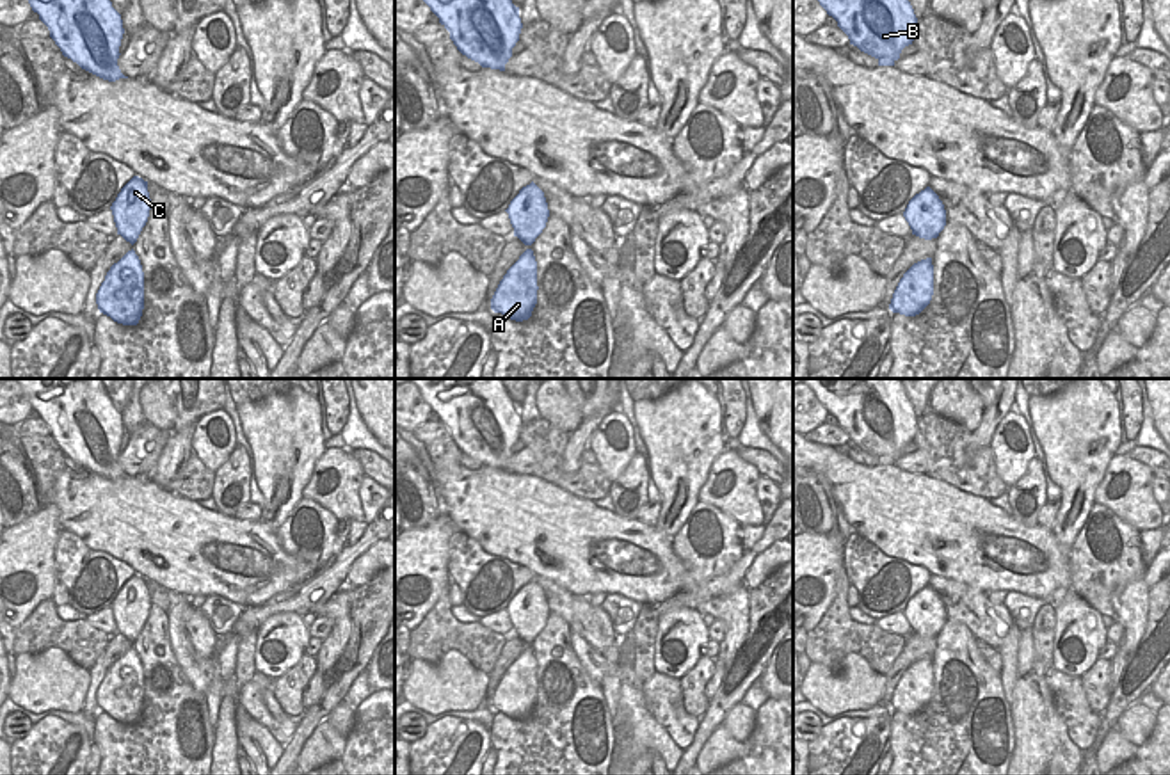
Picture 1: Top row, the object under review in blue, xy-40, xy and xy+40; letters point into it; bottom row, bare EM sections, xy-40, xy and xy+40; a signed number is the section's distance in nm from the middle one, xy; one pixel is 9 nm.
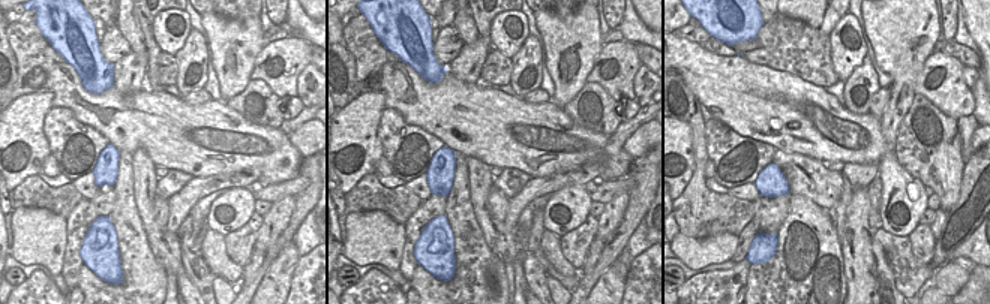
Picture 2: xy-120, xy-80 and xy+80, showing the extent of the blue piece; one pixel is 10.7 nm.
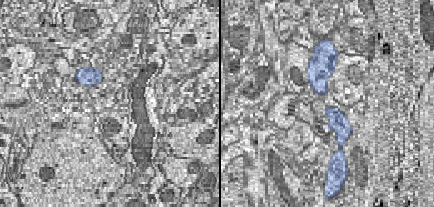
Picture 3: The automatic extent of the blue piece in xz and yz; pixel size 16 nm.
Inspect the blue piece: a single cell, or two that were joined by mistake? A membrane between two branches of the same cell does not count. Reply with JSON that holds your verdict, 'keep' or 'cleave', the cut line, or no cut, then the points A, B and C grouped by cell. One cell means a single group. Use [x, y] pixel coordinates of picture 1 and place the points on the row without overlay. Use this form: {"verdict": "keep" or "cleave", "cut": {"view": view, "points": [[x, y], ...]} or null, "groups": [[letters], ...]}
{"verdict": "keep", "cut": null, "groups": [["A", "B", "C"]]}

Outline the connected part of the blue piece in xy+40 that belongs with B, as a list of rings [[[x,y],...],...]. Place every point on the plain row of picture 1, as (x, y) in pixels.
[[[804,379],[820,403],[837,419],[850,443],[875,455],[878,464],[894,464],[905,444],[912,443],[918,416],[900,379]]]

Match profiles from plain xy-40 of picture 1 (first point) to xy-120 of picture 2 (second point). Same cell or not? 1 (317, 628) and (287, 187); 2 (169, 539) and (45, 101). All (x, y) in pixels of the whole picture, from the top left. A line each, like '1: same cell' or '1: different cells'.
1: same cell
2: different cells

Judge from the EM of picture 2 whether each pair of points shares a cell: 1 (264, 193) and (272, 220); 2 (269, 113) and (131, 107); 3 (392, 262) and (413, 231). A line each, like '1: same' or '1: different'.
1: different
2: different
3: different

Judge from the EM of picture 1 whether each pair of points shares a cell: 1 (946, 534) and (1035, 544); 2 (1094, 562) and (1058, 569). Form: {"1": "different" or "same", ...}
{"1": "same", "2": "different"}

